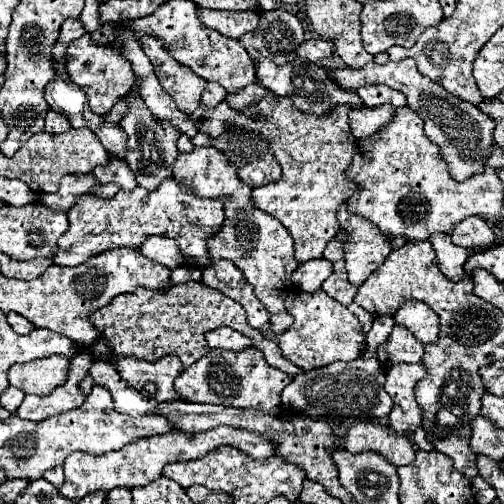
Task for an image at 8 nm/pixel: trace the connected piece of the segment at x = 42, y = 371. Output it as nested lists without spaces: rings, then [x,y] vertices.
[[[65,356],[39,358],[27,364],[15,364],[9,368],[9,384],[25,394],[49,396],[69,376],[69,360]]]

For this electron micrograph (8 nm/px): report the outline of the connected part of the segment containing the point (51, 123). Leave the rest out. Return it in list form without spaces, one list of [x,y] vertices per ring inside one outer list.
[[[55,110],[47,112],[47,118],[45,118],[45,132],[47,134],[59,134],[59,132],[65,132],[69,128],[71,128],[69,120],[63,114],[59,114]]]

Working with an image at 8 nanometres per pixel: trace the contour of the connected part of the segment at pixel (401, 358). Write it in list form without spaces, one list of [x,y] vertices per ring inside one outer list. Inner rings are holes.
[[[395,326],[389,338],[377,348],[377,360],[381,368],[391,368],[399,362],[421,362],[423,360],[423,344],[401,326]]]

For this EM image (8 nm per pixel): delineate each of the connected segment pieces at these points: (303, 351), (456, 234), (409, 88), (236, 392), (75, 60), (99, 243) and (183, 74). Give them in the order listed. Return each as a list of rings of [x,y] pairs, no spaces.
[[[293,290],[285,298],[285,308],[293,316],[293,324],[279,334],[279,348],[287,360],[297,364],[301,370],[313,370],[327,366],[335,360],[355,360],[359,358],[361,344],[365,340],[361,324],[353,312],[343,304],[333,300],[325,290],[301,292]]]
[[[469,216],[453,226],[451,240],[457,246],[475,250],[481,246],[491,246],[495,242],[495,234],[481,216]]]
[[[405,58],[401,62],[387,62],[383,66],[377,62],[369,62],[361,70],[341,68],[341,70],[333,70],[331,76],[337,78],[337,84],[341,84],[347,90],[357,90],[367,84],[385,84],[385,86],[391,86],[391,88],[403,92],[407,96],[407,106],[423,118],[425,136],[429,140],[433,140],[433,144],[439,148],[443,160],[447,162],[451,178],[463,182],[463,180],[479,174],[485,168],[485,162],[491,156],[495,122],[487,114],[483,114],[477,106],[463,102],[459,98],[453,98],[439,84],[435,84],[433,80],[423,76],[417,70],[417,64],[413,58]]]
[[[253,346],[241,352],[209,350],[203,358],[199,358],[193,366],[175,378],[175,392],[185,402],[223,404],[233,408],[255,408],[261,412],[271,412],[279,406],[279,394],[289,384],[289,380],[293,380],[293,376],[271,368],[265,362],[263,352]]]
[[[83,34],[79,40],[69,44],[65,54],[67,54],[67,72],[69,72],[71,82],[75,82],[77,86],[83,88],[83,92],[89,98],[89,108],[97,114],[109,112],[109,108],[113,108],[115,100],[125,96],[135,84],[135,76],[133,76],[129,60],[123,58],[113,48],[93,42],[89,34]]]
[[[173,178],[165,180],[165,184],[161,184],[157,190],[149,192],[145,188],[135,188],[133,192],[117,192],[111,200],[107,198],[99,198],[95,194],[83,194],[79,198],[79,202],[69,210],[69,230],[61,236],[59,240],[59,252],[57,256],[53,256],[53,262],[59,266],[77,266],[83,264],[85,260],[89,260],[91,256],[97,256],[105,250],[111,248],[137,248],[137,244],[141,244],[145,240],[145,236],[157,234],[157,236],[167,236],[167,238],[175,238],[177,244],[181,246],[183,256],[187,258],[187,262],[191,266],[203,266],[207,262],[207,246],[205,240],[213,234],[219,232],[219,226],[223,224],[223,204],[219,200],[209,200],[209,198],[197,198],[193,194],[193,190],[185,190],[181,188]]]
[[[143,36],[141,48],[149,56],[155,68],[155,76],[159,78],[163,90],[175,100],[177,108],[187,114],[193,112],[193,108],[199,104],[203,88],[207,86],[207,80],[197,76],[187,66],[179,64],[169,54],[169,48],[165,48],[165,44],[155,36]]]

